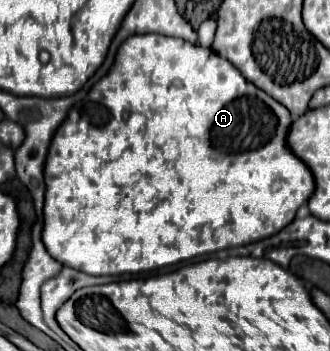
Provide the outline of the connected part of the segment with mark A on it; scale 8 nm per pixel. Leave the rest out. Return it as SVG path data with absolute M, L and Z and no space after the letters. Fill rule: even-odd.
M142 34L128 38L118 48L116 62L108 72L108 76L96 82L92 92L88 92L88 96L84 98L84 102L76 104L70 110L66 122L62 122L60 130L56 130L56 136L48 150L44 242L46 248L50 250L50 256L62 262L64 266L82 270L92 276L120 276L120 274L150 272L218 250L246 246L250 242L264 240L274 232L280 232L296 218L298 208L306 204L308 198L314 194L314 176L310 168L296 154L292 154L288 146L290 126L292 126L290 110L264 90L248 82L242 74L238 74L238 68L230 66L230 62L214 54L214 50L190 44L180 38L166 38L158 34Z

